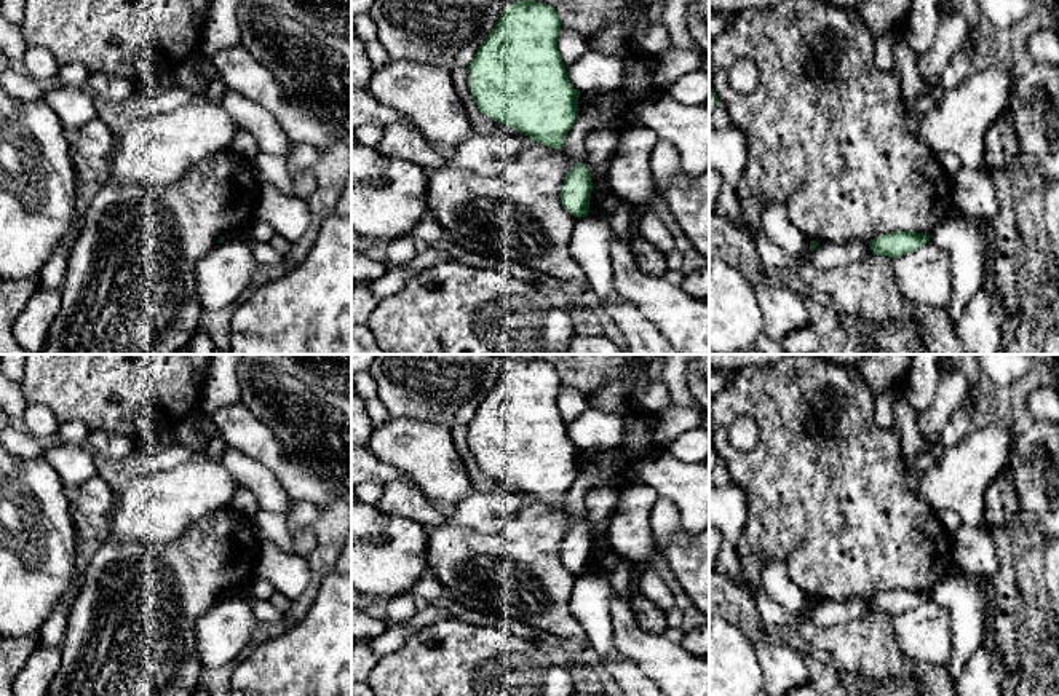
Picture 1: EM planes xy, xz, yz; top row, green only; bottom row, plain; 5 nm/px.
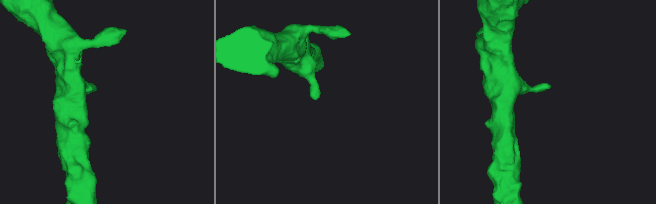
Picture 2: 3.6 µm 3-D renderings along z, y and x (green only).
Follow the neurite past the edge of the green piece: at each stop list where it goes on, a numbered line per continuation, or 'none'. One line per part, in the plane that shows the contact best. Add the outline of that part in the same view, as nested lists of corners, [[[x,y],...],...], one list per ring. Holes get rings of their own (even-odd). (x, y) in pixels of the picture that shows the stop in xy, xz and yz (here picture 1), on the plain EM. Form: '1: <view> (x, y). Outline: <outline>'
none

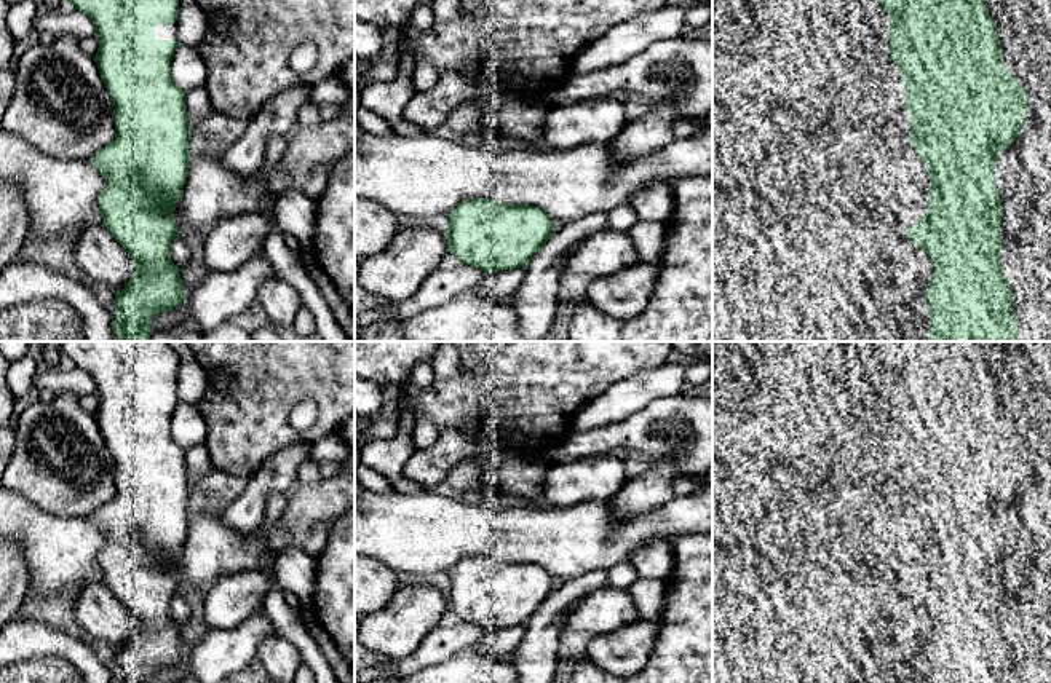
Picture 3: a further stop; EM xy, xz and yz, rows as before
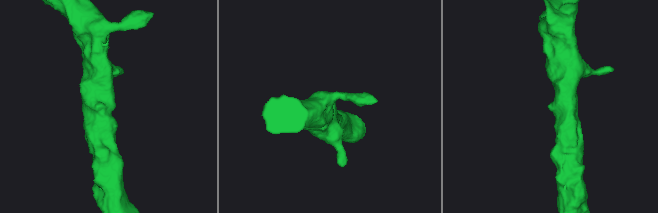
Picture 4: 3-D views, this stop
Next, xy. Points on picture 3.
1: xy (162, 390). Outline: [[[176,380],[171,383],[157,381],[155,396],[157,397],[177,397],[177,381]]]

